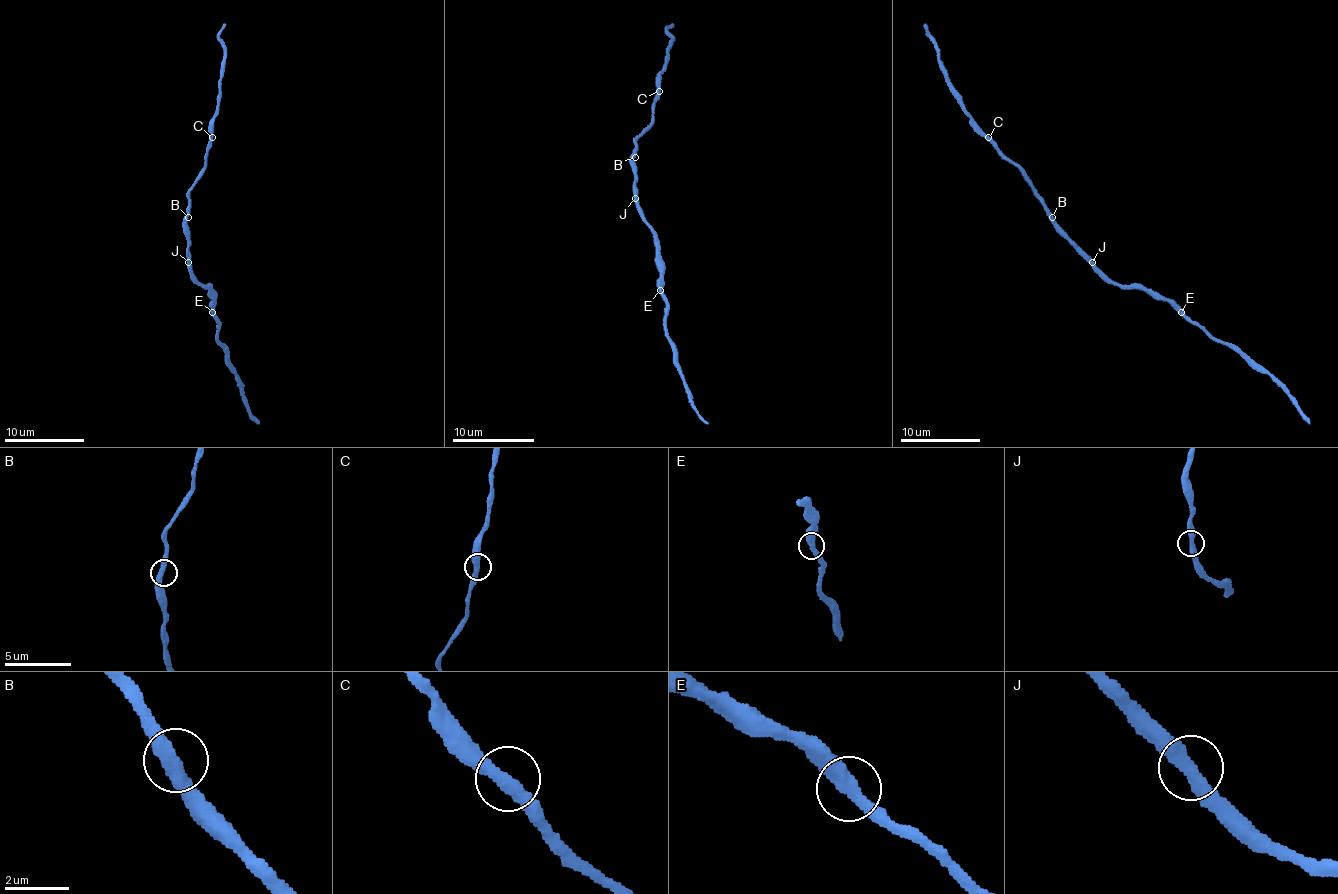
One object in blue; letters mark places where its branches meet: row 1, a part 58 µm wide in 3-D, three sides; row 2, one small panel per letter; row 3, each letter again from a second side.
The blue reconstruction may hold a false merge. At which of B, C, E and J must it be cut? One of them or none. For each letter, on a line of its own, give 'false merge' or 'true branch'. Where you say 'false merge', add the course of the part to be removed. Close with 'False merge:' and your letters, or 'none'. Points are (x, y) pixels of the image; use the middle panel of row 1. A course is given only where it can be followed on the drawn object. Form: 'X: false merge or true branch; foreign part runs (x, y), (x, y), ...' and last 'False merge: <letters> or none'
B: true branch
C: true branch
E: true branch
J: true branch
False merge: none

